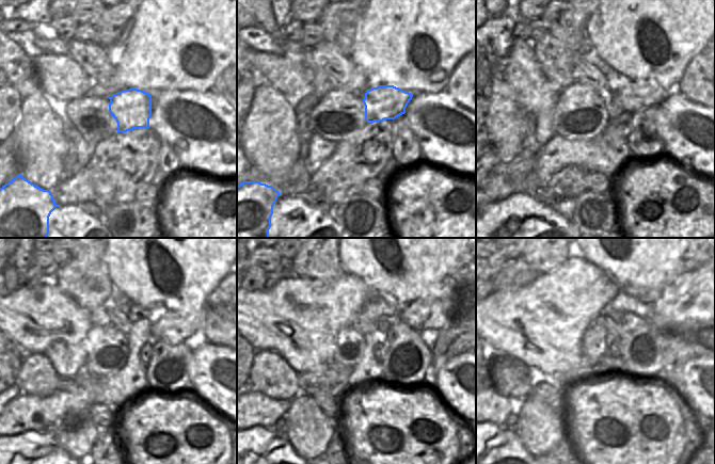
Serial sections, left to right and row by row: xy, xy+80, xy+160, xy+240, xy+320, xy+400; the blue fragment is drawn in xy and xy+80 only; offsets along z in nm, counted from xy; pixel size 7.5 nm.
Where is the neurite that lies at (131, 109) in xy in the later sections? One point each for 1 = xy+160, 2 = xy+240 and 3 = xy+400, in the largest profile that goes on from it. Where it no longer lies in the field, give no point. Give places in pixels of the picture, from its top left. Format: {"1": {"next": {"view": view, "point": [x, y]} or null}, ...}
{"1": {"next": {"view": "xy+160", "point": [637, 95]}}, "2": {"next": {"view": "xy+240", "point": [174, 328]}}, "3": {"next": {"view": "xy+400", "point": [693, 294]}}}

